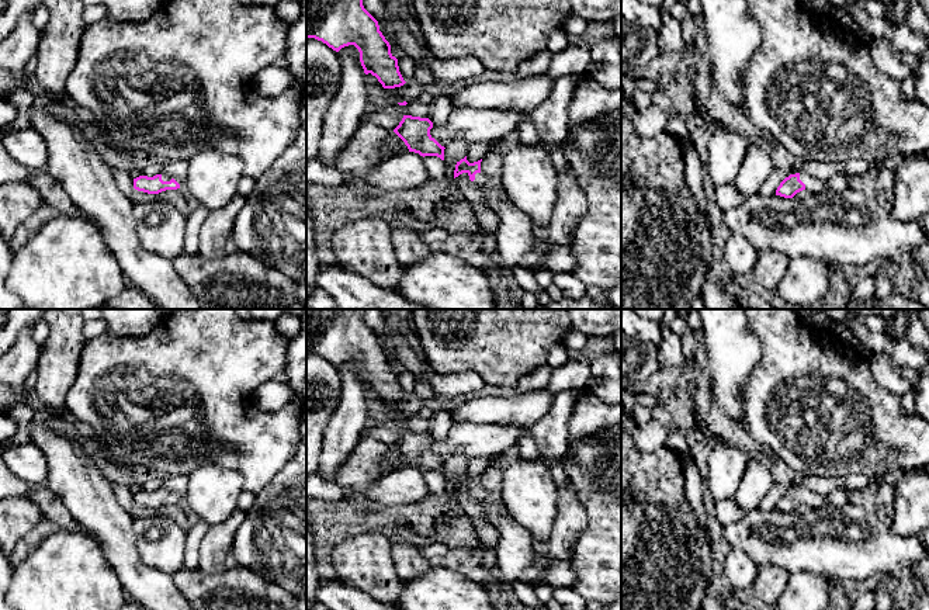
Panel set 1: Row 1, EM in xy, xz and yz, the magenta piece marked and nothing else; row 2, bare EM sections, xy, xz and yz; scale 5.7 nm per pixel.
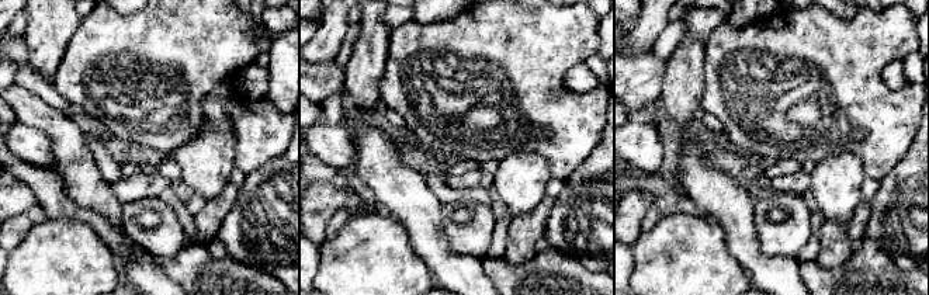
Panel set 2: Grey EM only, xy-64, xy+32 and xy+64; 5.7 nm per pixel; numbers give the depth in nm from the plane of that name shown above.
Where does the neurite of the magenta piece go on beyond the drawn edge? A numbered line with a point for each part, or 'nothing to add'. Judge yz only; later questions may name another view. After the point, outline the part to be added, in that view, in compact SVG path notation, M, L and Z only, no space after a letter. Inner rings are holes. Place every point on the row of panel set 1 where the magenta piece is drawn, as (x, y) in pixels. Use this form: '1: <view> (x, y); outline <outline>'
1: yz (814, 186); outline M800 171L800 180L805 184L805 190L811 195L817 195L817 194L828 191L826 181L811 177L810 174L807 174L804 171Z

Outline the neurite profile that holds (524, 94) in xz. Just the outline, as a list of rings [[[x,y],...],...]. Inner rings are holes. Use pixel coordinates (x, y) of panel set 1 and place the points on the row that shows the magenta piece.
[[[545,73],[516,79],[510,83],[478,82],[458,91],[451,97],[451,103],[455,108],[513,110],[530,114],[547,100],[552,82],[554,79]]]

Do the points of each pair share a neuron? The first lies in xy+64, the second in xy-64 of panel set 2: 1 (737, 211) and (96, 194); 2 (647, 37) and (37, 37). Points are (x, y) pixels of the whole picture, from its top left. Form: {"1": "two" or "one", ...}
{"1": "one", "2": "two"}

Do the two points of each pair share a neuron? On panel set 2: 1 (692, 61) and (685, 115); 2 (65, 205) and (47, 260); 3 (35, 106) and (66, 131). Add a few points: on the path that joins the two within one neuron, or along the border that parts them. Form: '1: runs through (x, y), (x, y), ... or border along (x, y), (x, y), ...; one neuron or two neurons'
1: runs through (685, 75), (685, 101); one neuron
2: border along (49, 218), (82, 221), (92, 228); two neurons
3: runs through (42, 113), (59, 128); one neuron

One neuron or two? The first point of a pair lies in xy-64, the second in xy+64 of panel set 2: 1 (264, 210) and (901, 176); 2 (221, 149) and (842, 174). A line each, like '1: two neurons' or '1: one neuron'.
1: one neuron
2: one neuron

